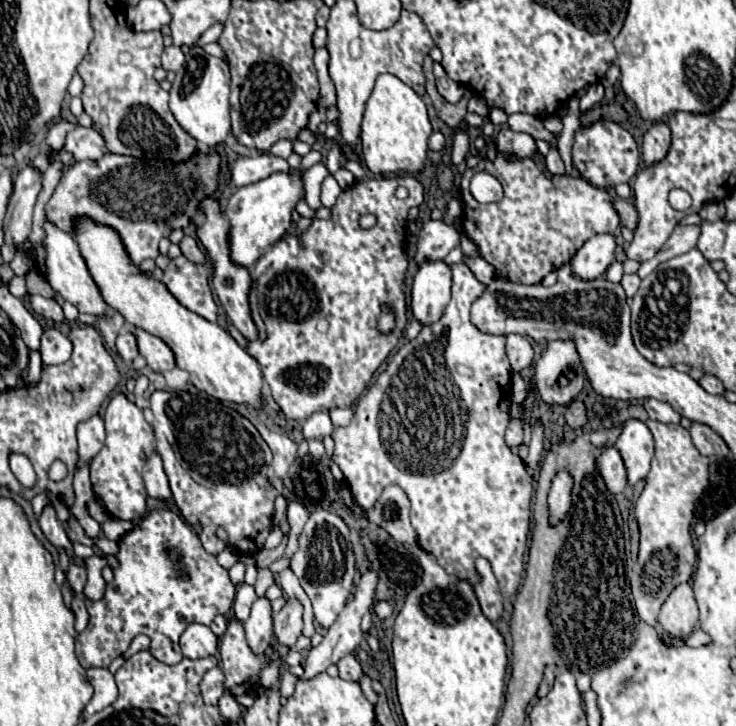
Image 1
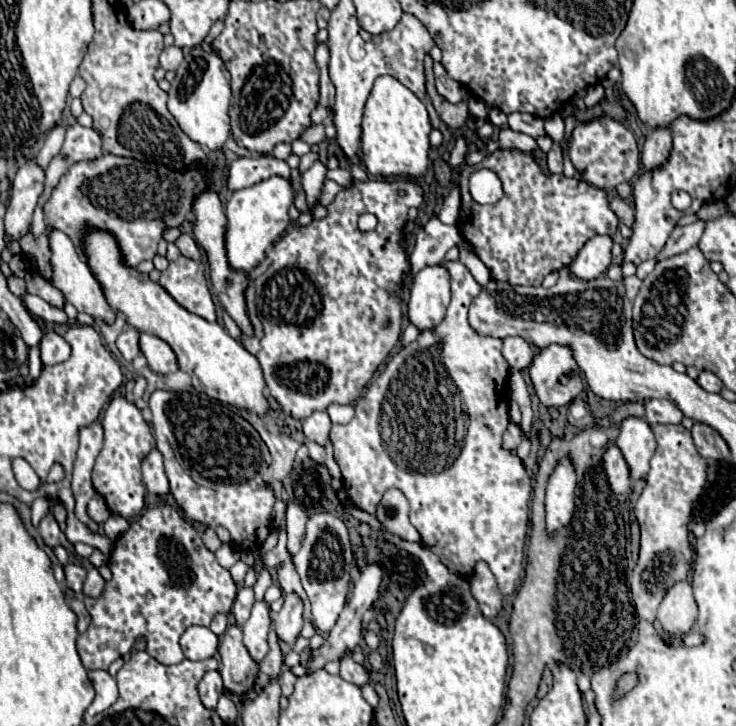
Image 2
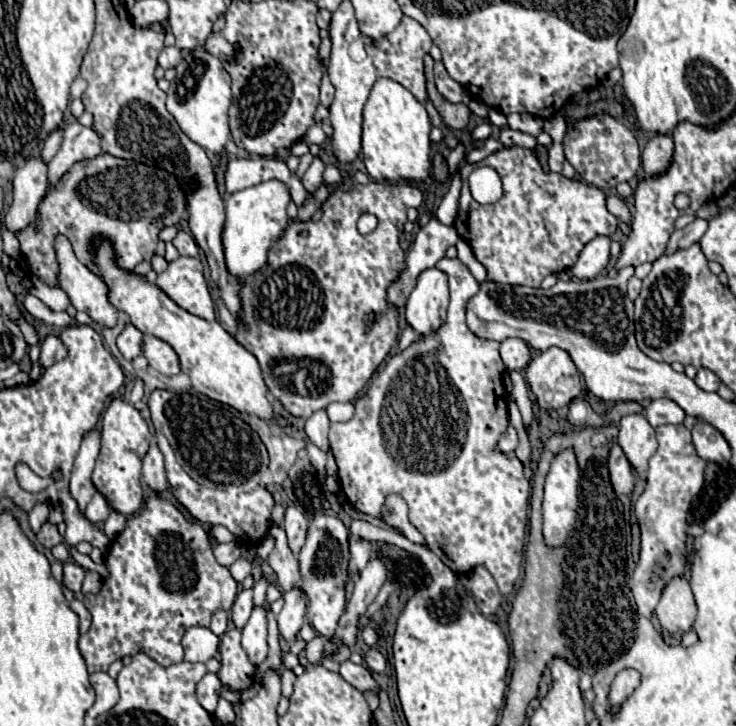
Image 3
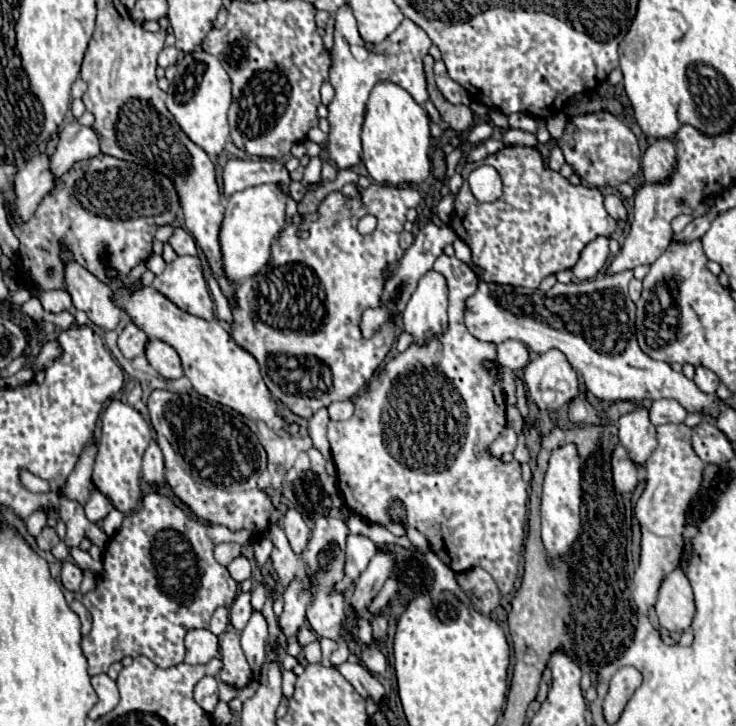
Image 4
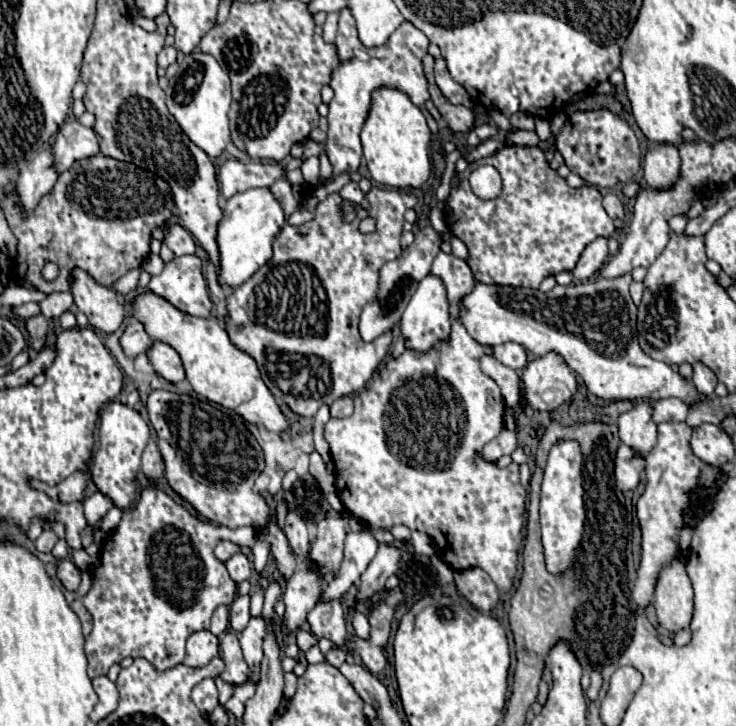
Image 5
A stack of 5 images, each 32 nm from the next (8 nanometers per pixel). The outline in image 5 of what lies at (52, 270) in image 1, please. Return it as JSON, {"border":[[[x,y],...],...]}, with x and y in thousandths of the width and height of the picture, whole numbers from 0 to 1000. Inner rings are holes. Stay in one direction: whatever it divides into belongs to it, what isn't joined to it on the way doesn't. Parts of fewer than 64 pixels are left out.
{"border":[[[106,369],[98,377],[98,405],[106,427],[117,433],[125,452],[141,460],[155,460],[163,452],[171,427],[163,408],[155,399],[130,391],[117,375]]]}

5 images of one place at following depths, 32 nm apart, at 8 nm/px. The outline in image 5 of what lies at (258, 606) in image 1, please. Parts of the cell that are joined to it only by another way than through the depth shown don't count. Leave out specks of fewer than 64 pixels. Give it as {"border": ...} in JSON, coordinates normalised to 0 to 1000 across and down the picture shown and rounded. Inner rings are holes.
{"border":[[[342,851],[340,860],[323,873],[326,887],[329,887],[329,898],[332,898],[332,909],[334,909],[337,923],[340,923],[337,926],[337,939],[348,939],[351,937],[359,873],[361,873],[359,851]]]}

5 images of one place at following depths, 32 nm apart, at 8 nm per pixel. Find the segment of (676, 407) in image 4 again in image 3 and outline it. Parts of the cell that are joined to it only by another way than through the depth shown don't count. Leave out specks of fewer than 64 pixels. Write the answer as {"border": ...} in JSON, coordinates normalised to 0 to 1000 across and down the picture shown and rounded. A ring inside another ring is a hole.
{"border":[[[897,548],[897,551],[886,551],[883,556],[878,556],[878,576],[886,587],[897,587],[897,584],[927,584],[932,567],[908,548]]]}

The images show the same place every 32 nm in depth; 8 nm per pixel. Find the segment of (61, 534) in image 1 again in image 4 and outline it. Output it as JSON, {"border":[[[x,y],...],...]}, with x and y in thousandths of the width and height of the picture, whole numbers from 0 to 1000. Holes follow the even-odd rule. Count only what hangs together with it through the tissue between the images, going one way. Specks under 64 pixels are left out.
{"border":[[[60,725],[57,727],[57,733],[54,733],[54,738],[49,741],[49,747],[52,747],[52,755],[54,758],[71,758],[71,752],[73,749],[79,749],[79,736],[73,733],[73,727],[68,727],[68,725]]]}

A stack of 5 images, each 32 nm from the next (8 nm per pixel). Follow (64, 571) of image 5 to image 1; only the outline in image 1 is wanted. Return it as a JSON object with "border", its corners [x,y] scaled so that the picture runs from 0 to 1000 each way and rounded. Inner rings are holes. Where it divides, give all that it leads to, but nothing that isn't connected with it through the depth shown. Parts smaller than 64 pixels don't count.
{"border":[[[95,777],[92,788],[90,788],[90,799],[92,799],[95,810],[101,813],[101,818],[109,821],[111,810],[114,810],[114,802],[117,802],[117,782],[106,780],[106,777]]]}

